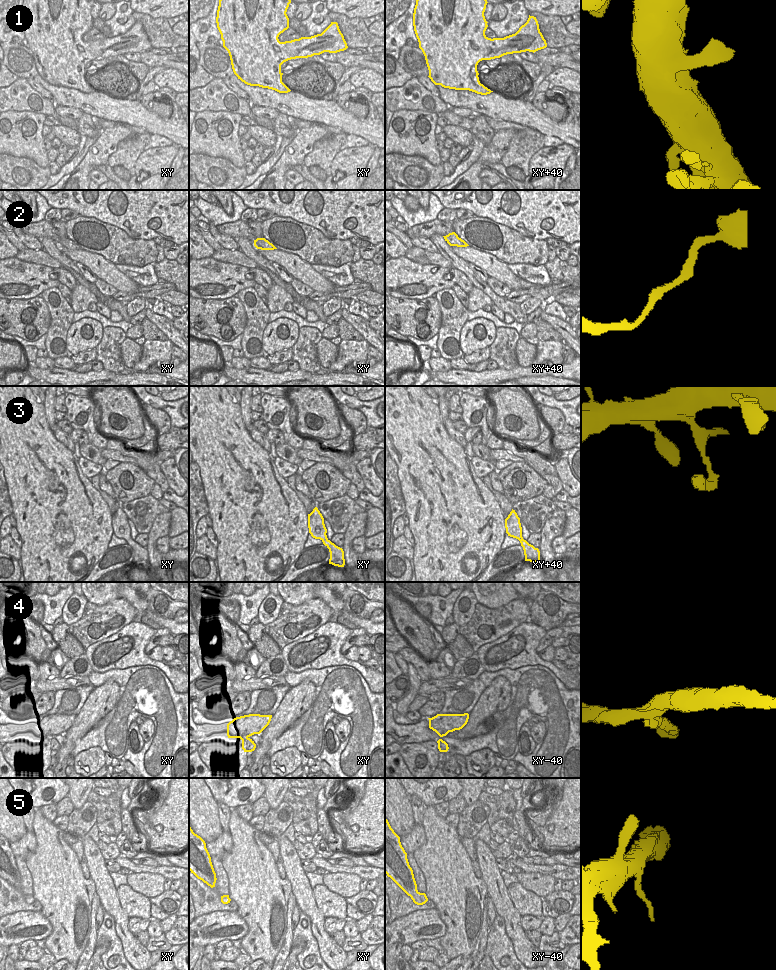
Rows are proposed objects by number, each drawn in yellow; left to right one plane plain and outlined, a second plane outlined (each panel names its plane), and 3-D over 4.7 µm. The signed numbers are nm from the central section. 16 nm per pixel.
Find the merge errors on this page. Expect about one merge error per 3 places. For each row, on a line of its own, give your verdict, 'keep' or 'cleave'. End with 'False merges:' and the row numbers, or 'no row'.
1: keep
2: cleave
3: keep
4: cleave
5: keep
False merges: 2, 4

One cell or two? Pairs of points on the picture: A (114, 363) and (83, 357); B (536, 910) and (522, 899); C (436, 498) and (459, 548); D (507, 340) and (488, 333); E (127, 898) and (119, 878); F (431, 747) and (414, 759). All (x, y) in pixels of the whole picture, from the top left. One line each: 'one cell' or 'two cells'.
A: two cells
B: one cell
C: one cell
D: two cells
E: two cells
F: one cell

